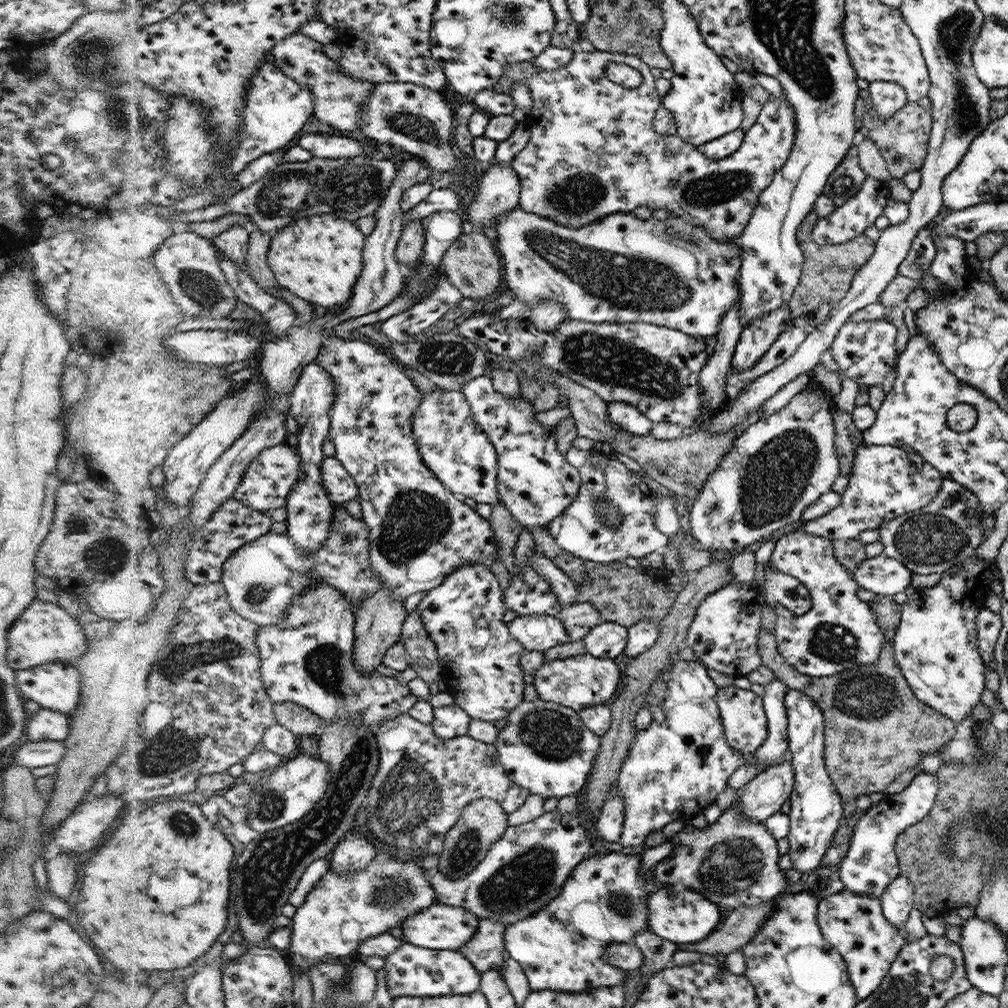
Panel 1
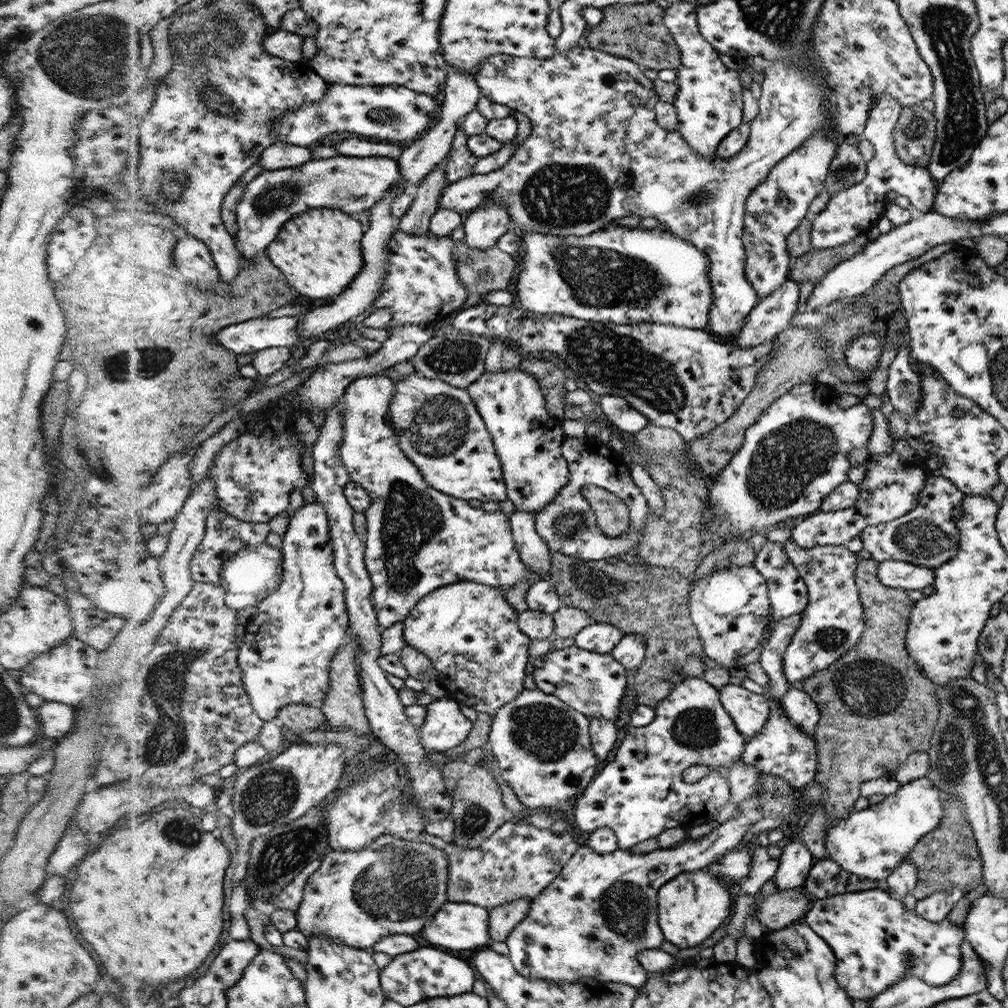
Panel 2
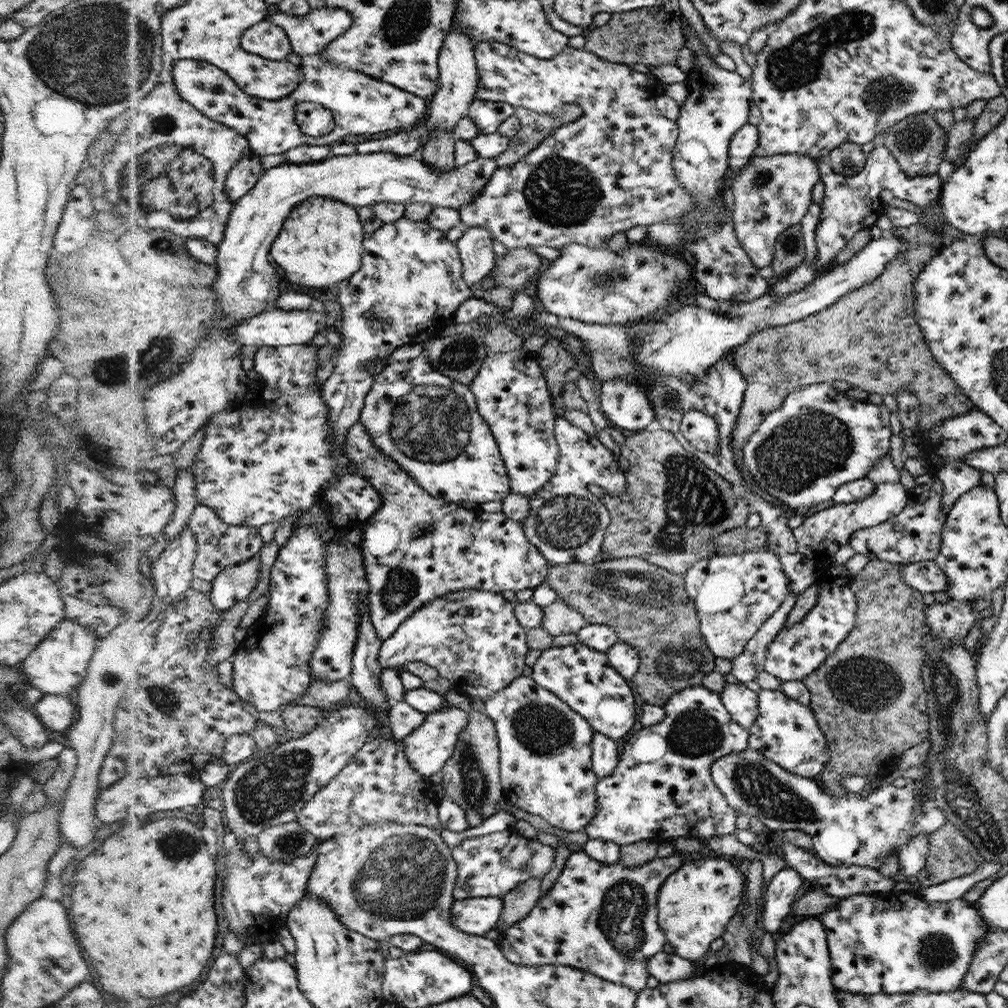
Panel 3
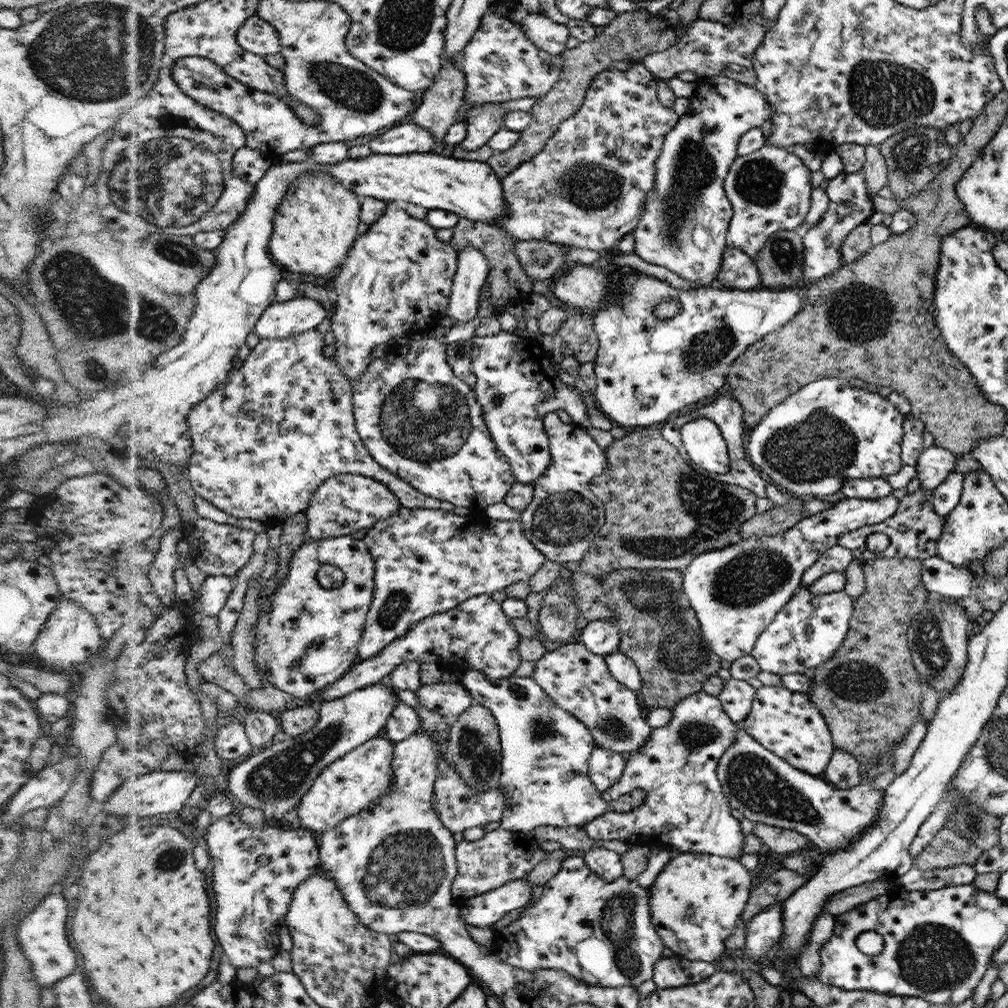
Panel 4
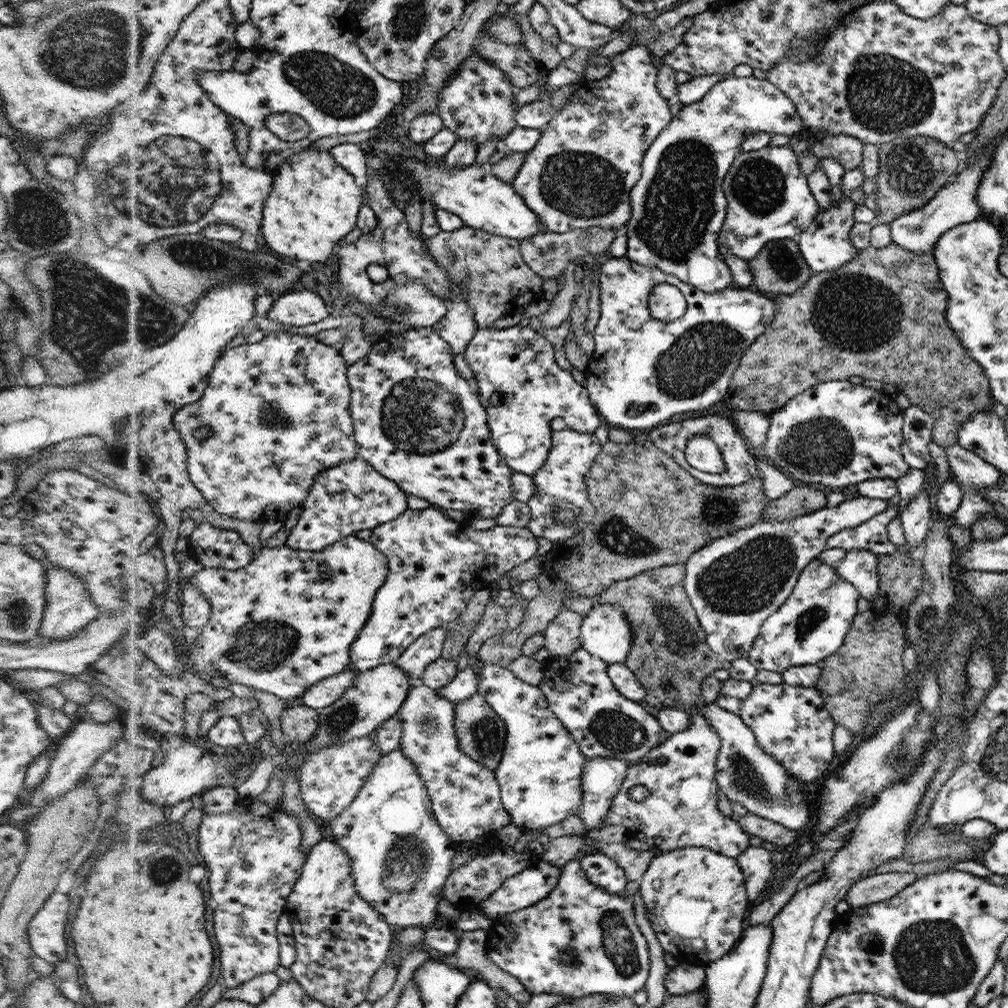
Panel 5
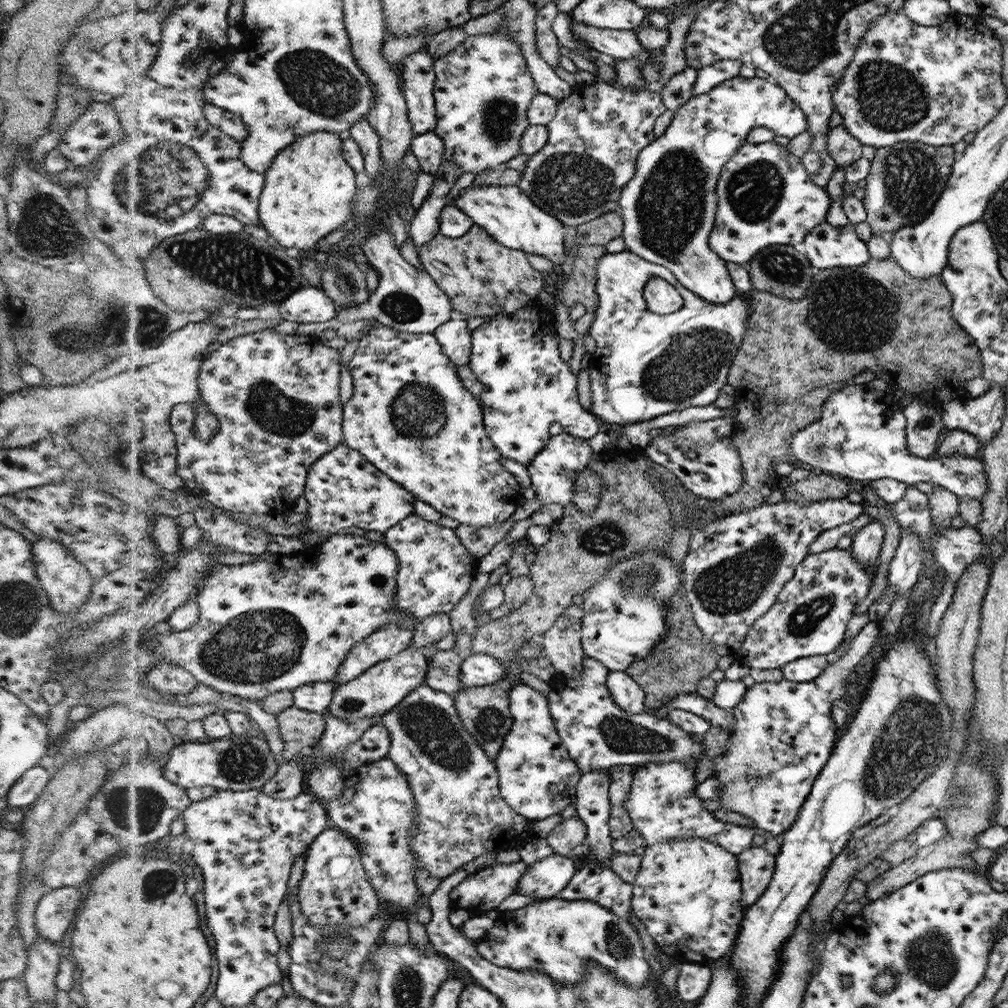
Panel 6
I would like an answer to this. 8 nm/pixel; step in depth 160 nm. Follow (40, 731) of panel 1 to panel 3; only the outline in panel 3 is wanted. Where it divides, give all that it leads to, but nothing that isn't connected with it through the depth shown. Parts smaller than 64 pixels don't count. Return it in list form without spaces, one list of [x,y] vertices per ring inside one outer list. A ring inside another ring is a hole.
[[[44,694],[42,700],[35,704],[37,716],[42,724],[54,732],[62,732],[72,726],[74,720],[75,700],[62,694]]]

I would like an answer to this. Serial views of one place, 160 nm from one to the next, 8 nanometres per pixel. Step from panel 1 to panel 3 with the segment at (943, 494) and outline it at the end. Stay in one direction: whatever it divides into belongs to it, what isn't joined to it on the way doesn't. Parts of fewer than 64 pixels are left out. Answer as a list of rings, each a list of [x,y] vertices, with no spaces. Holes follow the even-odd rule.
[[[929,472],[915,481],[908,496],[907,506],[899,515],[878,526],[861,529],[851,537],[849,546],[852,546],[856,553],[865,554],[869,560],[878,559],[900,566],[936,558],[942,541],[942,529],[947,519],[942,506],[943,483],[936,474]]]

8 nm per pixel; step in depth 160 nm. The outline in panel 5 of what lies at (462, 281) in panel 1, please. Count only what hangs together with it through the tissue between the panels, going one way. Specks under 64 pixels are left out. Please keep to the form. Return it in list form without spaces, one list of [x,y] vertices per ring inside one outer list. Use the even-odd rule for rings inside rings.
[[[592,226],[578,228],[565,233],[550,231],[540,232],[519,242],[519,249],[524,262],[542,279],[556,278],[563,274],[570,262],[580,261],[586,254],[604,252],[617,237],[617,229]]]

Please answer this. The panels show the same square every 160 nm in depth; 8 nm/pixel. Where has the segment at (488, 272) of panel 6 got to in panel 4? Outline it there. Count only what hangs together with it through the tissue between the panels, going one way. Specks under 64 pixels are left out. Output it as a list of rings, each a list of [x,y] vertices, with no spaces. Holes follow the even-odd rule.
[[[460,217],[459,223],[453,228],[452,238],[449,244],[460,252],[466,246],[480,249],[483,255],[489,262],[489,275],[487,276],[488,284],[490,285],[490,302],[493,304],[493,314],[485,316],[480,325],[475,330],[476,336],[494,336],[501,331],[499,320],[496,312],[503,312],[504,306],[514,303],[522,305],[529,299],[532,291],[532,282],[534,280],[527,274],[524,274],[518,259],[513,251],[516,238],[507,234],[507,232],[498,227],[496,224],[489,225],[485,222],[471,221]]]

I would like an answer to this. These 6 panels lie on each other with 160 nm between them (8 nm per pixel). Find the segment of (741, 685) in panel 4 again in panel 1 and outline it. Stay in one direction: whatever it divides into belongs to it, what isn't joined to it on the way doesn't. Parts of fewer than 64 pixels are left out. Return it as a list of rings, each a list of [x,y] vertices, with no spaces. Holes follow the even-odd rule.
[[[734,685],[719,688],[718,707],[726,726],[727,743],[732,748],[746,754],[763,746],[770,728],[766,728],[767,714],[759,695]]]

